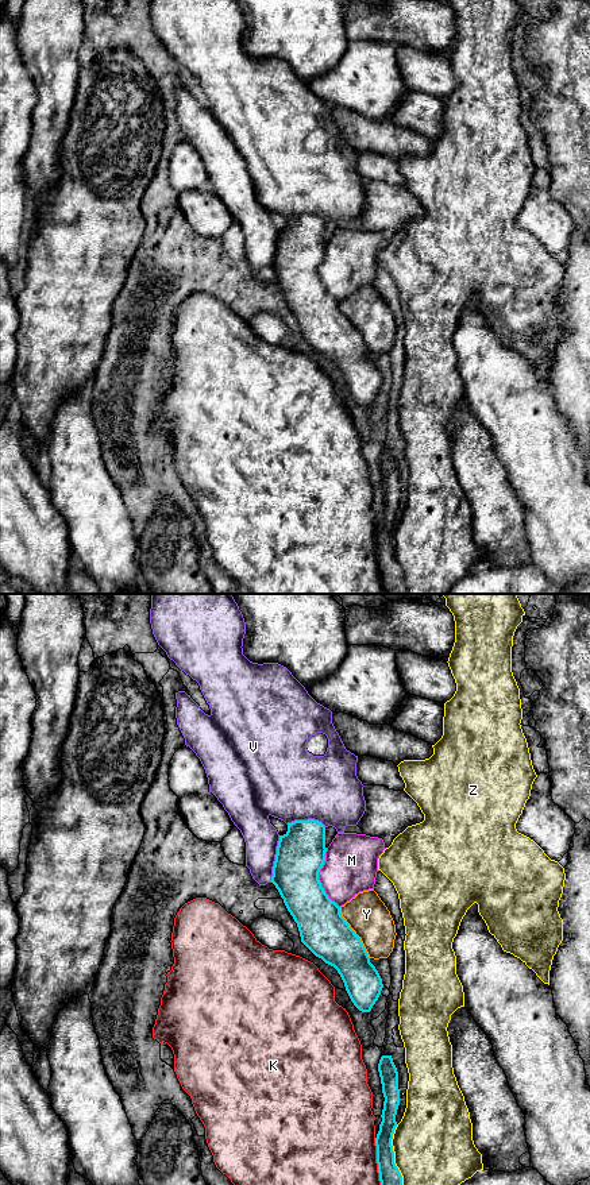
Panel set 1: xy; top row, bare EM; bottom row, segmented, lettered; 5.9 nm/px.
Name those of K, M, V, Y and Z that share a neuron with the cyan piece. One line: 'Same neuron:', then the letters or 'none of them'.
Same neuron: none of them

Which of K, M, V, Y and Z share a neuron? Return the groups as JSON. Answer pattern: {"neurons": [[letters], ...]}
{"neurons": [["K"], ["M", "Y"], ["V"], ["Z"]]}

